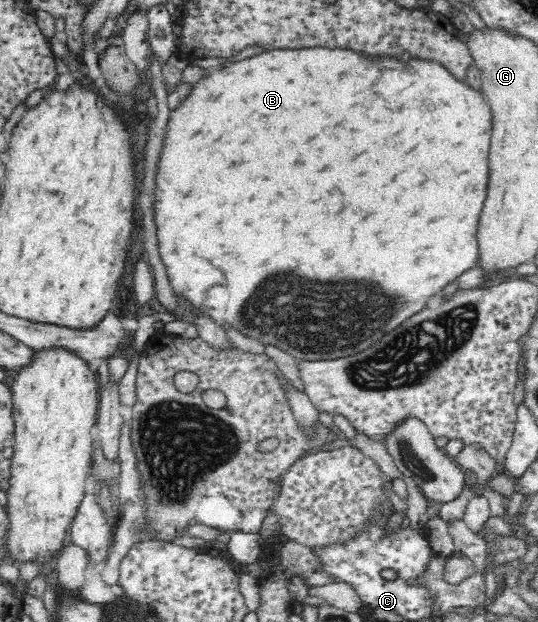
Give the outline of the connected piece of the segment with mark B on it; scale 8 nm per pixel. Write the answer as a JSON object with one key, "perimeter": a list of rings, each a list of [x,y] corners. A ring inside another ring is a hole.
{"perimeter":[[[304,47],[304,49],[276,49],[276,51],[266,51],[250,59],[242,59],[225,65],[222,68],[213,69],[209,75],[200,79],[192,87],[189,95],[180,103],[182,107],[178,111],[172,110],[168,129],[166,131],[166,147],[162,151],[162,161],[158,167],[156,175],[156,223],[158,223],[158,239],[160,239],[160,255],[164,261],[166,273],[174,293],[179,296],[185,312],[185,302],[194,304],[200,311],[206,312],[218,325],[228,324],[238,328],[238,331],[256,338],[262,345],[275,345],[288,352],[296,360],[303,361],[334,361],[342,357],[352,357],[356,353],[362,353],[376,345],[386,333],[394,331],[400,323],[406,319],[414,317],[418,311],[422,311],[426,304],[430,302],[430,297],[440,293],[450,283],[454,283],[460,275],[466,271],[474,269],[481,259],[480,244],[478,244],[478,227],[482,209],[488,197],[488,181],[490,179],[489,154],[492,137],[492,110],[488,105],[487,97],[480,87],[470,86],[465,79],[454,77],[446,66],[436,60],[425,57],[410,56],[408,61],[394,59],[394,57],[384,57],[378,61],[372,61],[364,57],[362,53],[356,53],[352,49],[326,49],[326,47]],[[324,311],[332,311],[328,317],[328,323],[324,325]]]}

